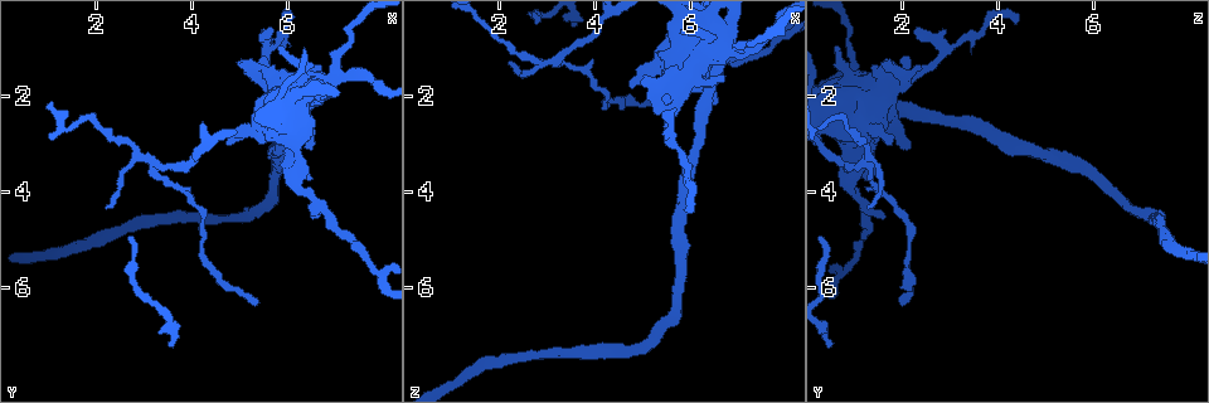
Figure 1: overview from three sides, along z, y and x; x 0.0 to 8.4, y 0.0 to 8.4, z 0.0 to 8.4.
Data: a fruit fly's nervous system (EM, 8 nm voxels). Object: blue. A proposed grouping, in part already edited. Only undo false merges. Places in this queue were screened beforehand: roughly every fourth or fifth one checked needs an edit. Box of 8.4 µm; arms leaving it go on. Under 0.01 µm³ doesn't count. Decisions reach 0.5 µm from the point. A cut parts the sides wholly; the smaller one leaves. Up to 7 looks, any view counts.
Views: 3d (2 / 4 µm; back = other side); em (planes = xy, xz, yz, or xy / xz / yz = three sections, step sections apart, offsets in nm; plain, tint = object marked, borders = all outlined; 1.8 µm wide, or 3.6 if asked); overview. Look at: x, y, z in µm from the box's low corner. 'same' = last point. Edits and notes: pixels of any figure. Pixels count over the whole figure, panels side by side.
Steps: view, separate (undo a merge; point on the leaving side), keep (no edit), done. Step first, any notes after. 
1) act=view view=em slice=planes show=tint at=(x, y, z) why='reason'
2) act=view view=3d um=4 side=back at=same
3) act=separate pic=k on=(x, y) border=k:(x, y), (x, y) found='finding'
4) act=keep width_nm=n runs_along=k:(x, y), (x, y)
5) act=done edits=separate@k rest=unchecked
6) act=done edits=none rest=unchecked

act=view view=em um=3.6 slice=xz step=4 show=tint at=(5.35, 2.65, 1.40) why='thick turns thin'

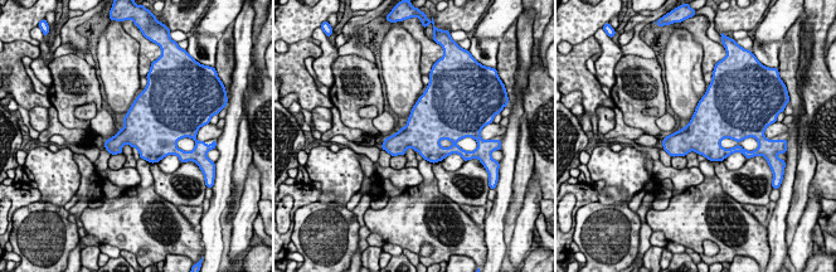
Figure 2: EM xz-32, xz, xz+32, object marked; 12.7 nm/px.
act=view view=em um=3.6 slice=planes show=tint at=same why='another direction'

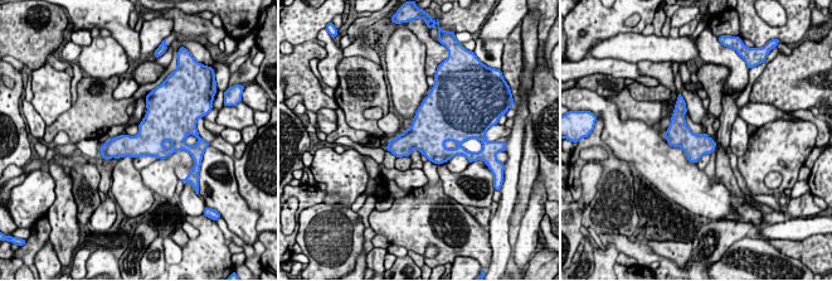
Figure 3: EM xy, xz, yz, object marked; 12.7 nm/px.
act=keep width_nm=320 found='continuous, no second cell'

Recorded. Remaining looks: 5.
act=view view=em slice=planes show=tint at=(3.30, 3.45, 1.20) why='four-way junction'

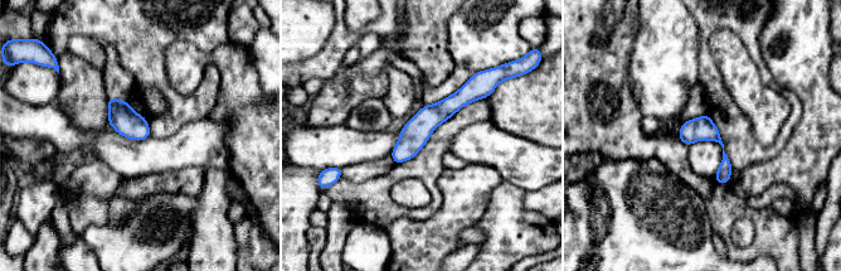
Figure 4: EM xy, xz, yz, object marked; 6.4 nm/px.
act=keep width_nm=150 runs_along=4:(480, 85), (438, 112), (397, 159) found='continuous, no second cell'

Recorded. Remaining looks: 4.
act=view view=em um=3.6 slice=yz step=8 show=tint at=(6.95, 1.60, 1.05)

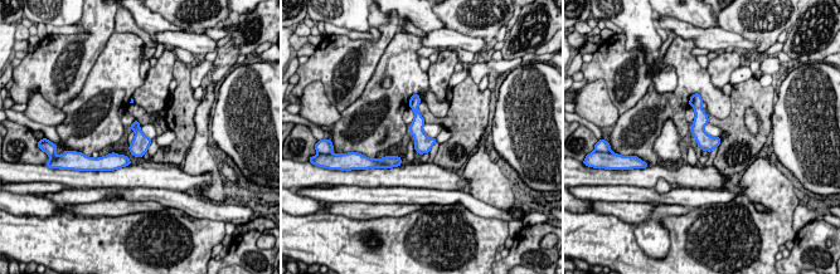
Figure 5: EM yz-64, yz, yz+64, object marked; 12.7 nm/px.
act=view view=em um=3.6 slice=planes show=tint at=same why='another direction'

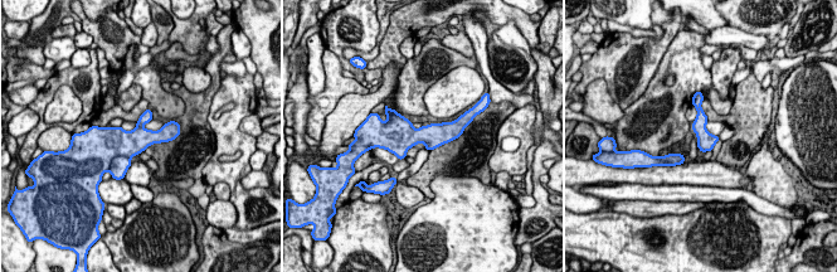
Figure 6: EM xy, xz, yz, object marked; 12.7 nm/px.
act=separate pic=6 on=(120, 165) border=6:(130, 158), (116, 156), (110, 165) found='a second cell is stuck on'

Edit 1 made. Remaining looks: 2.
act=done edits=separate@6 rest=unchecked

